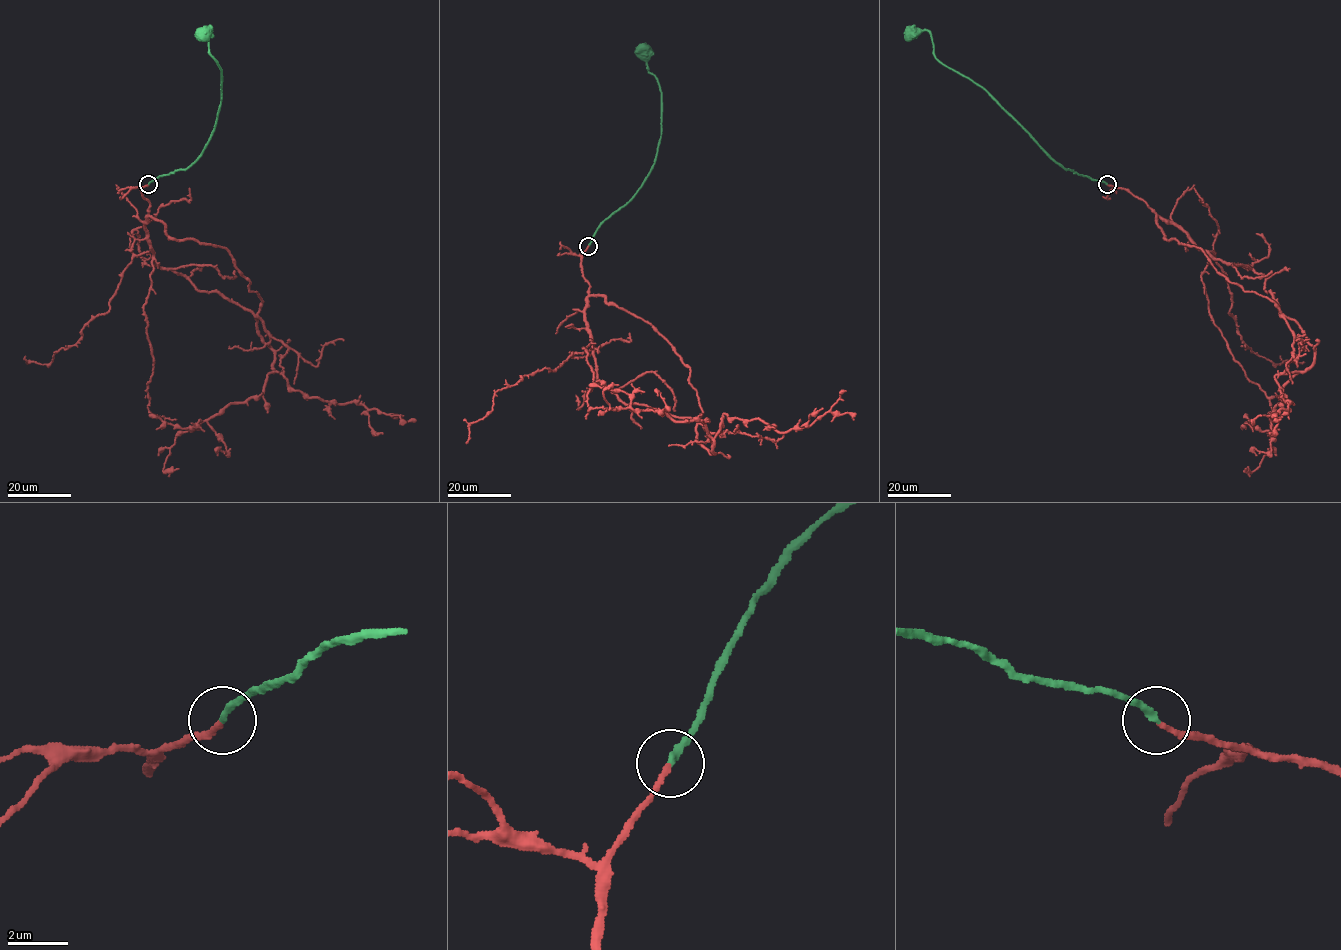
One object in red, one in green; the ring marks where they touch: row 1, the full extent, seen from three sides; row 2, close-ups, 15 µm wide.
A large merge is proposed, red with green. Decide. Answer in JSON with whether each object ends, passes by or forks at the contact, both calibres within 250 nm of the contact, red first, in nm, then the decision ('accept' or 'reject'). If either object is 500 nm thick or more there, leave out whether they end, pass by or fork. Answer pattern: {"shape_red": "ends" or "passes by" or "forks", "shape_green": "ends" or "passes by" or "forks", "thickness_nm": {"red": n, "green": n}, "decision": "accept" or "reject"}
{"shape_red": "ends", "shape_green": "ends", "thickness_nm": {"red": 150, "green": 240}, "decision": "accept"}

